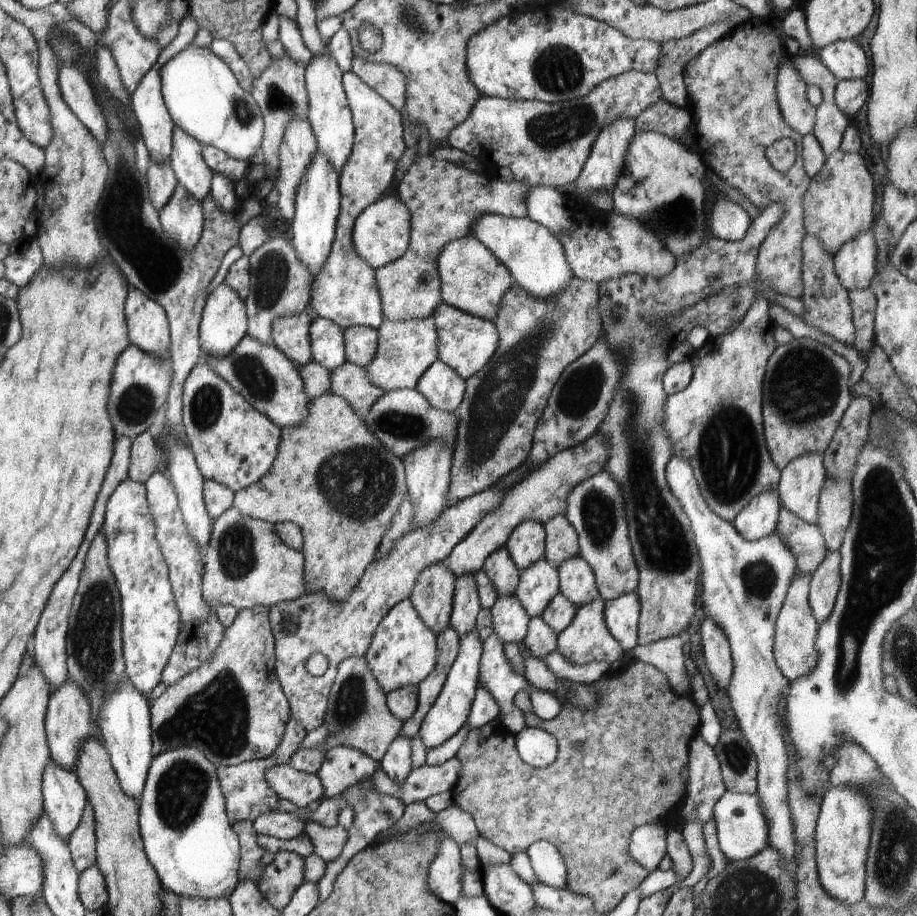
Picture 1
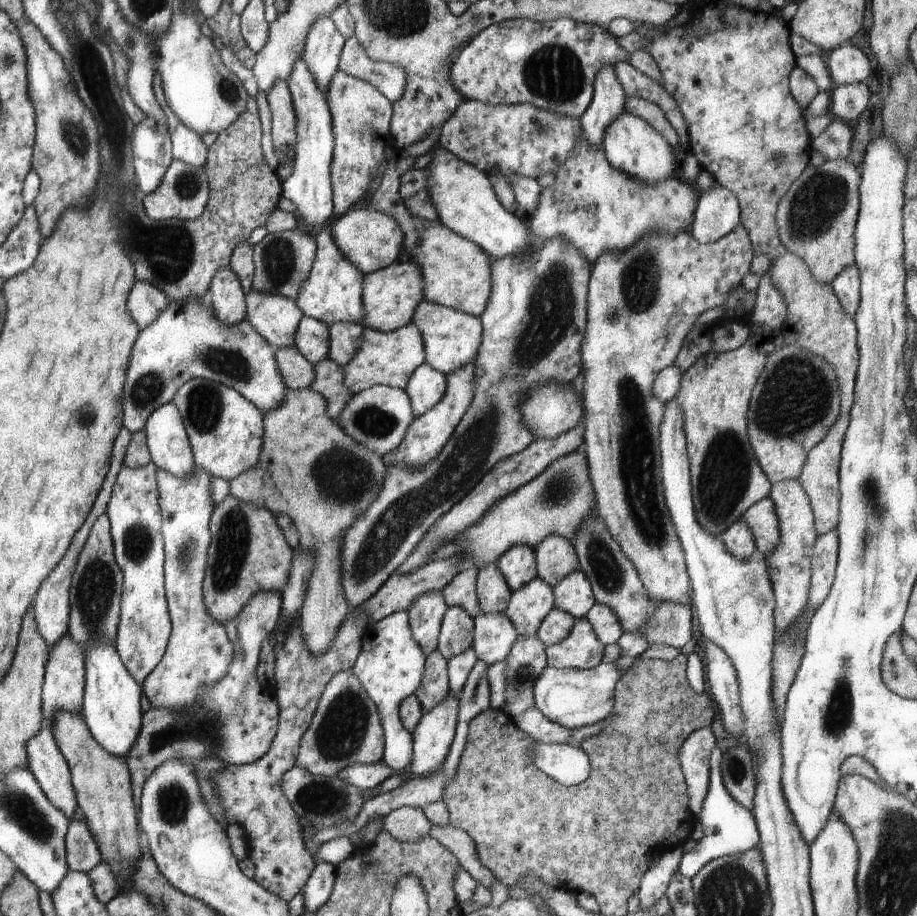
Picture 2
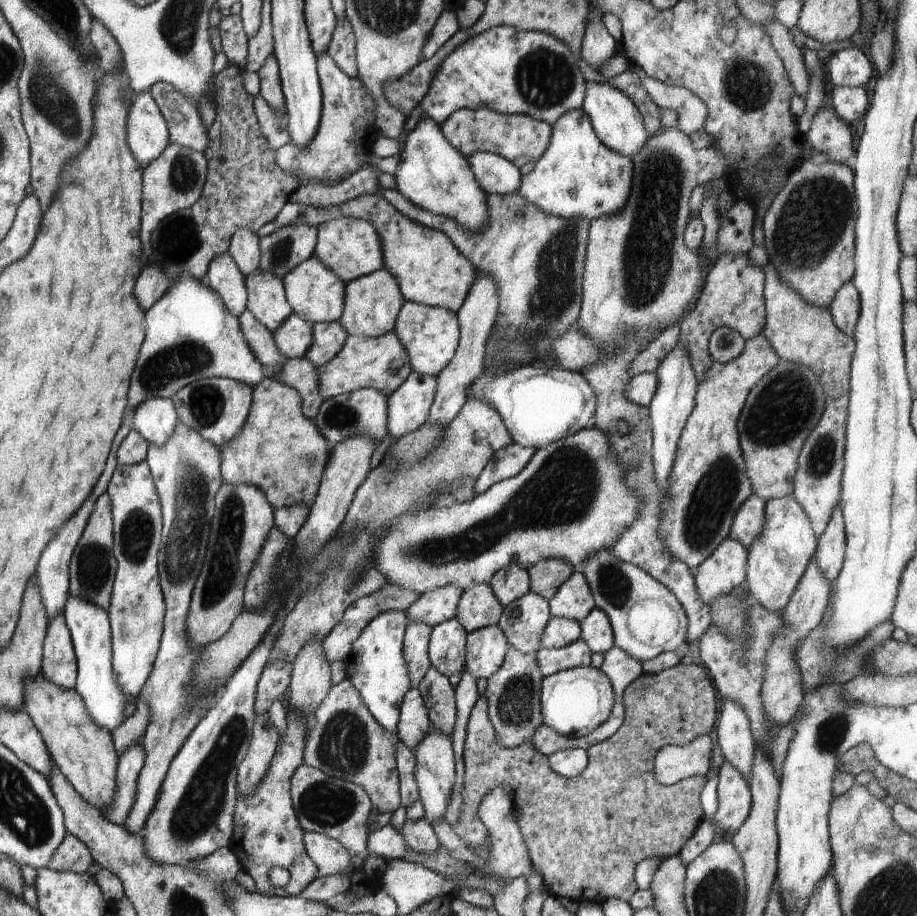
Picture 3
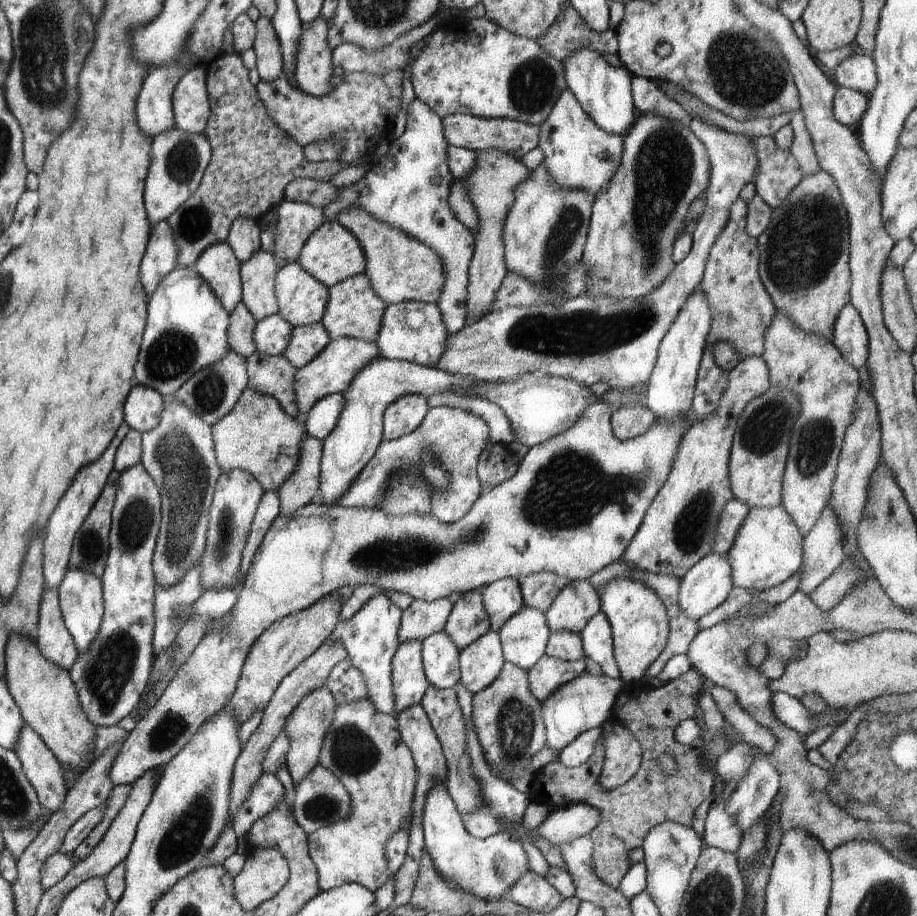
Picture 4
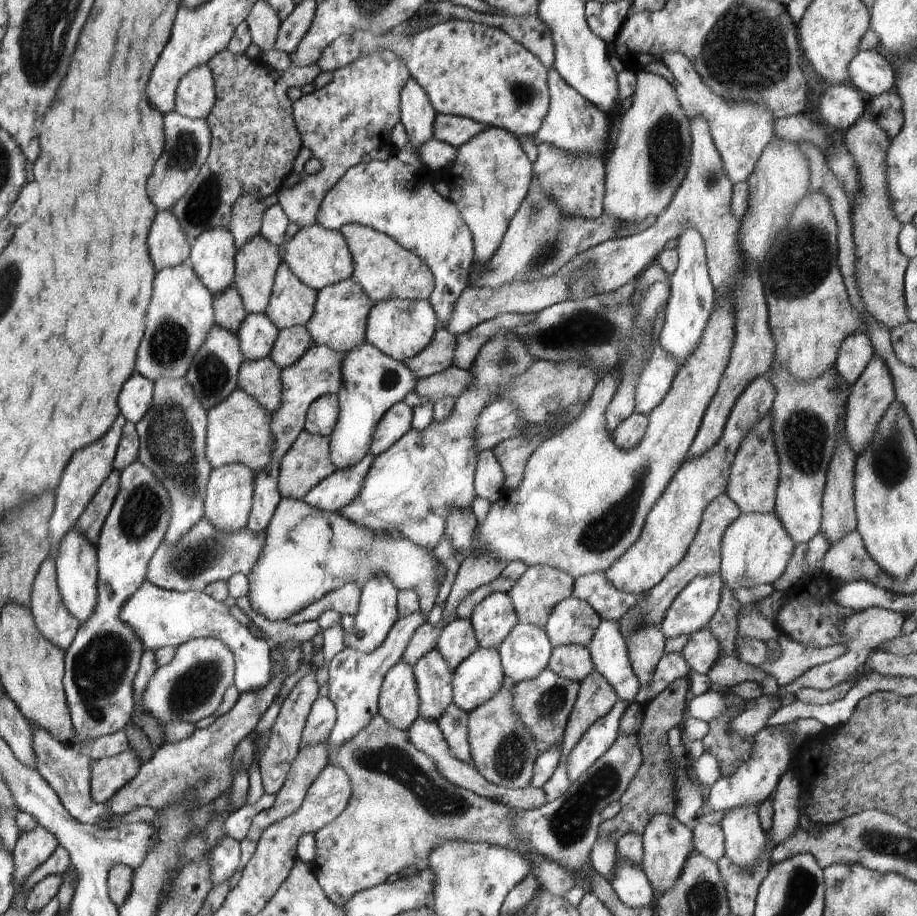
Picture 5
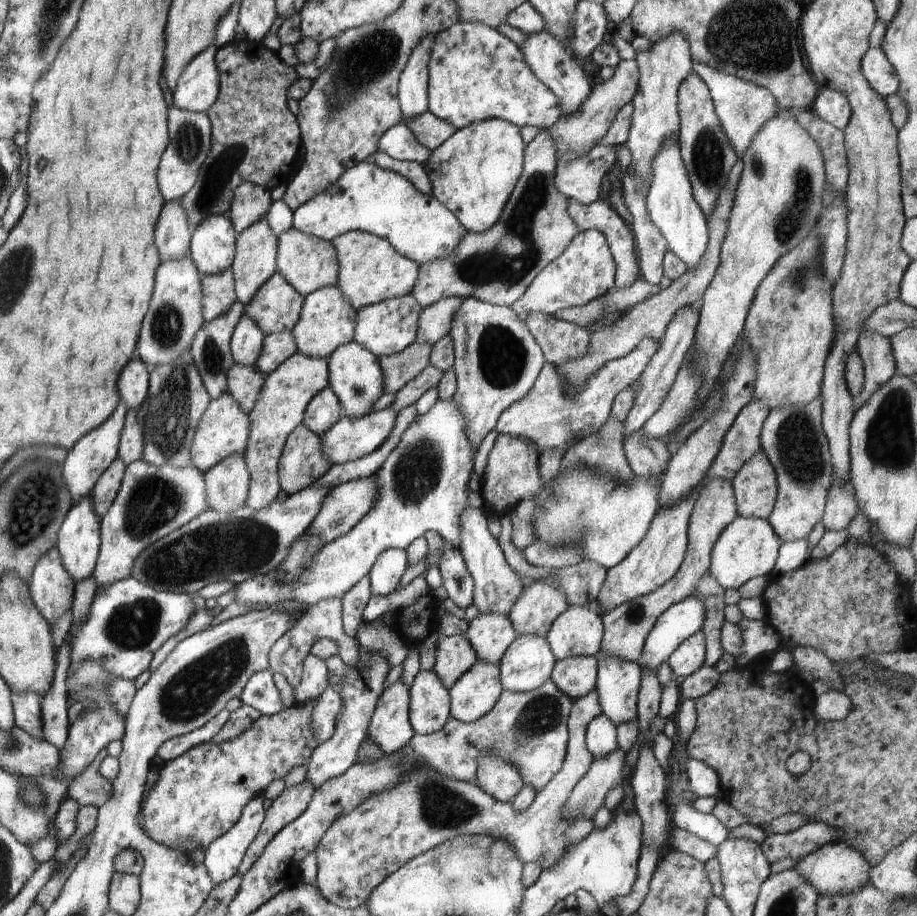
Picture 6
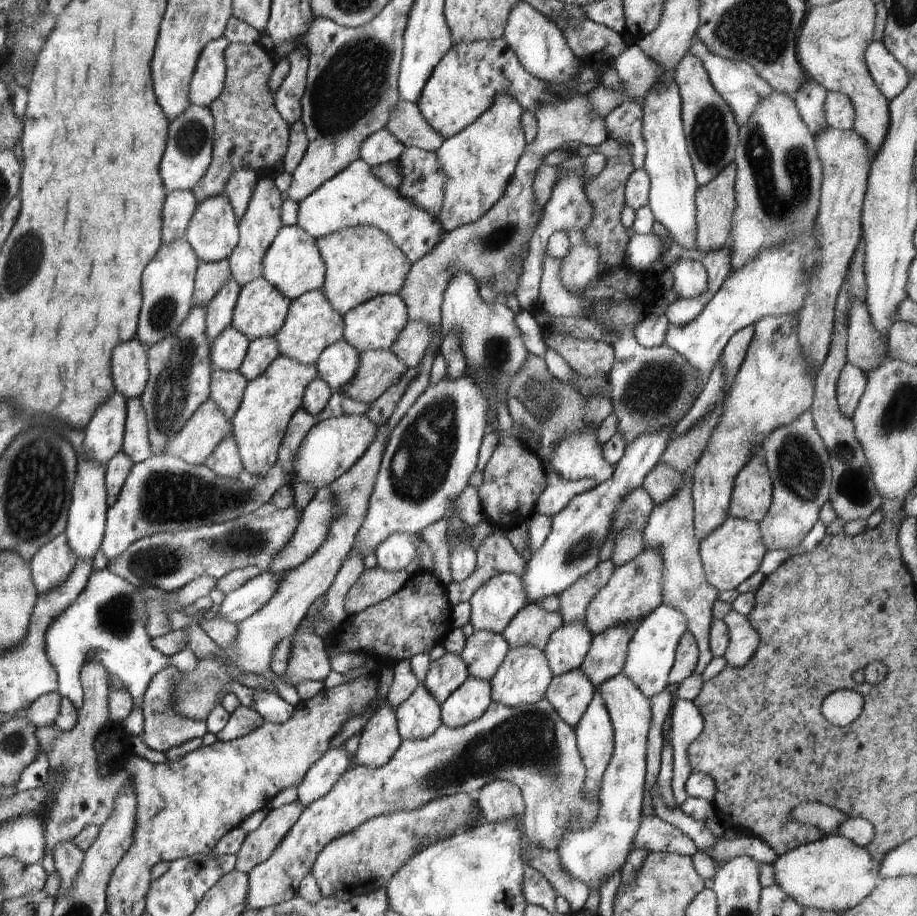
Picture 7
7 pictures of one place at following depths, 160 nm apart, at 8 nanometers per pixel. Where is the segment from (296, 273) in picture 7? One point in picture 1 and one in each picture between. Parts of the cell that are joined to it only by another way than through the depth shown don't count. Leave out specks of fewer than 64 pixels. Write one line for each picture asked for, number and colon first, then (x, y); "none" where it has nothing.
1: (381, 235)
2: (370, 240)
3: (350, 248)
4: (331, 254)
5: (318, 257)
6: (308, 263)

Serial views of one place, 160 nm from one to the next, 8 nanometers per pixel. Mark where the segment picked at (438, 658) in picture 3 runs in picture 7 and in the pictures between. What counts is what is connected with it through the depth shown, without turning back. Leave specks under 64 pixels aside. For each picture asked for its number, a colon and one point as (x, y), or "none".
4: (440, 656)
5: (434, 681)
6: (429, 704)
7: (418, 717)

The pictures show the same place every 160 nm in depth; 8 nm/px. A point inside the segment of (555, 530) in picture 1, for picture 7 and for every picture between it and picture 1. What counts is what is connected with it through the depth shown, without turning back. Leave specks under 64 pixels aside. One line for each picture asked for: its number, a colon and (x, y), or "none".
2: (556, 558)
3: (546, 577)
4: (539, 590)
5: (534, 595)
6: (539, 604)
7: (532, 626)

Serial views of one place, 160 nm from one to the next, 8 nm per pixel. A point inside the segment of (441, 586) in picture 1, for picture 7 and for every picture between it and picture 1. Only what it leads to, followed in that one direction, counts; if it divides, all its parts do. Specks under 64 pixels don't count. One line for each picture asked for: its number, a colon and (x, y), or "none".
2: (425, 614)
3: (416, 639)
4: (409, 683)
5: (398, 702)
6: (390, 729)
7: (379, 740)

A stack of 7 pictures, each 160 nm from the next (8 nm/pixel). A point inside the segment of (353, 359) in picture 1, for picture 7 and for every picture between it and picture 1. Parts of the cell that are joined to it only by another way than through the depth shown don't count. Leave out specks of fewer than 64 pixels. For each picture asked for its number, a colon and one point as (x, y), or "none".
2: (344, 338)
3: (328, 338)
4: (305, 342)
5: (291, 343)
6: (277, 347)
7: (261, 352)

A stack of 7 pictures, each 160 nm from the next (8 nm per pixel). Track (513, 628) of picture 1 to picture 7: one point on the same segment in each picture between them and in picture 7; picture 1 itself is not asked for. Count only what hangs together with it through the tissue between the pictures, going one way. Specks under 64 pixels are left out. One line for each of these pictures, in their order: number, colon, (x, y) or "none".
2: (494, 636)
3: (486, 648)
4: (480, 663)
5: (475, 681)
6: (475, 693)
7: (468, 702)

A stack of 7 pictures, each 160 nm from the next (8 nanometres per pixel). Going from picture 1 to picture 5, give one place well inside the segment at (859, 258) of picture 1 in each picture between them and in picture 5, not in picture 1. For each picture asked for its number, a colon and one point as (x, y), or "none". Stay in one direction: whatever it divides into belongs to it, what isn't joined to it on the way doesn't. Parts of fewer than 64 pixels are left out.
2: (846, 286)
3: (845, 308)
4: (850, 337)
5: (855, 352)

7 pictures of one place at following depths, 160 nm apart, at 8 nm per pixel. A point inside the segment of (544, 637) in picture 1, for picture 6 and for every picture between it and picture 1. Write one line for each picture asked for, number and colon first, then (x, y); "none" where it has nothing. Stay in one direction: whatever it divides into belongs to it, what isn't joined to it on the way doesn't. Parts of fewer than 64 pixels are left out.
2: (527, 659)
3: (514, 706)
4: (508, 721)
5: (503, 750)
6: (499, 779)

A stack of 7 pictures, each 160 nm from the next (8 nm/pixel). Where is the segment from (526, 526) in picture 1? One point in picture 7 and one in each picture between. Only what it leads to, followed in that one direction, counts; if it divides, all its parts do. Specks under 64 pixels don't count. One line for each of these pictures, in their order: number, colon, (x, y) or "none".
2: (518, 565)
3: (508, 584)
4: (501, 599)
5: (492, 620)
6: (490, 635)
7: (484, 652)

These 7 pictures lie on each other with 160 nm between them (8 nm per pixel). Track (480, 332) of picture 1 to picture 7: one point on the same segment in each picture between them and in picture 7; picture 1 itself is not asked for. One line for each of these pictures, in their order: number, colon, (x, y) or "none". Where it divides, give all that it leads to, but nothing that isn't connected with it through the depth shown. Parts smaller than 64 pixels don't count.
2: (451, 338)
3: (429, 335)
4: (412, 331)
5: (400, 328)
6: (385, 328)
7: (373, 325)

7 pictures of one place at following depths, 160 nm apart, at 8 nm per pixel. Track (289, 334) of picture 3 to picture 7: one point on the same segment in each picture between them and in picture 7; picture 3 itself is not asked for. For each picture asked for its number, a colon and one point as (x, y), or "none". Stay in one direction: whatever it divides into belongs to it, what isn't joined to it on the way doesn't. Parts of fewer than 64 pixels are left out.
4: (271, 335)
5: (256, 334)
6: (246, 343)
7: (227, 350)

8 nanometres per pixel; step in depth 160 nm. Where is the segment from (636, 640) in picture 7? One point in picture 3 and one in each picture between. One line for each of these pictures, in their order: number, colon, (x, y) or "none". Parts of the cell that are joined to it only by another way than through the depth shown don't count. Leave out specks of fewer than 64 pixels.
3: (723, 571)
4: (707, 584)
5: (692, 609)
6: (684, 618)

